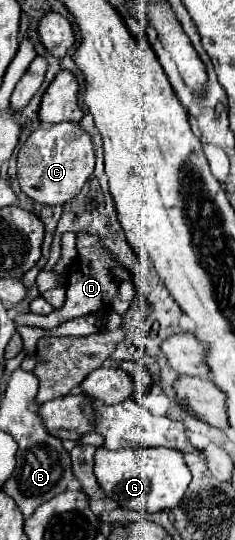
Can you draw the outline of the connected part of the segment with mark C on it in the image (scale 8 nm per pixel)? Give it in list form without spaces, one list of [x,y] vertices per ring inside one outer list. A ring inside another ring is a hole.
[[[79,123],[43,125],[33,131],[17,155],[17,177],[21,191],[43,205],[63,205],[87,183],[95,169],[91,135]]]

